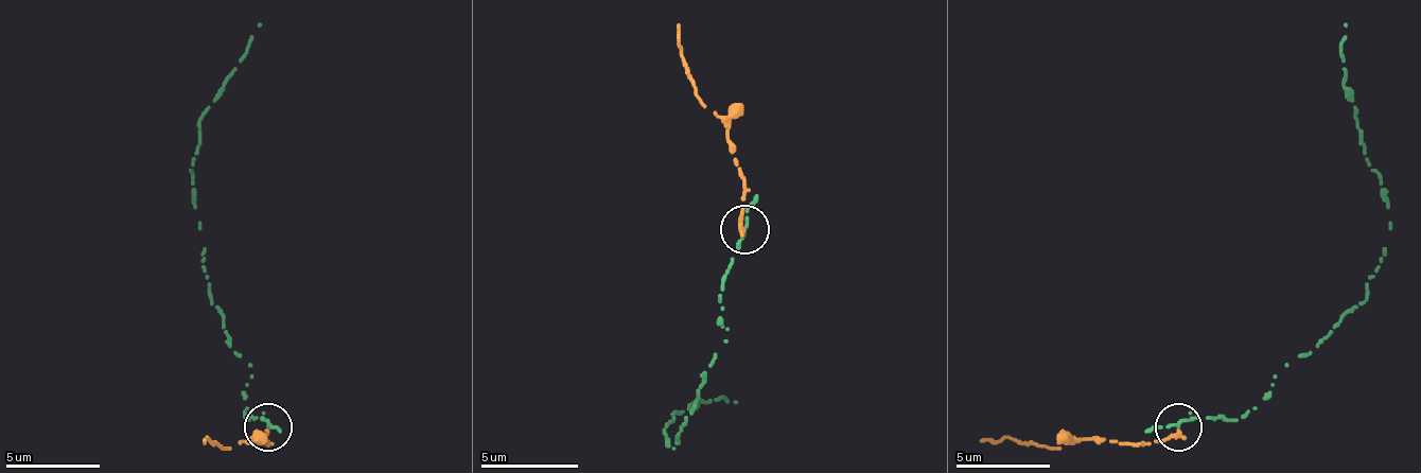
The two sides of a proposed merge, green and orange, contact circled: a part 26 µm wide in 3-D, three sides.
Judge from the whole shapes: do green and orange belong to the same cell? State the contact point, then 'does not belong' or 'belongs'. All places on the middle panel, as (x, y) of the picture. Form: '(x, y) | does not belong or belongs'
(744, 229) | does not belong

